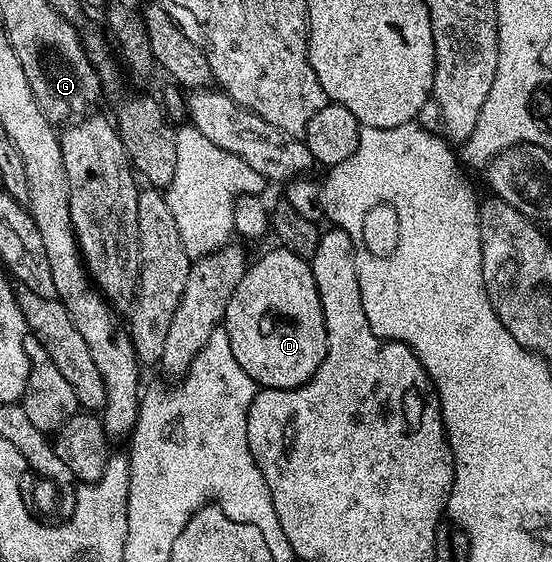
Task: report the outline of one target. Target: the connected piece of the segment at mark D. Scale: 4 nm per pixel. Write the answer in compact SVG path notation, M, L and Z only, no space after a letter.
M285 249L270 251L247 266L224 320L240 369L259 388L287 391L304 385L326 356L326 326L314 274L307 260Z

